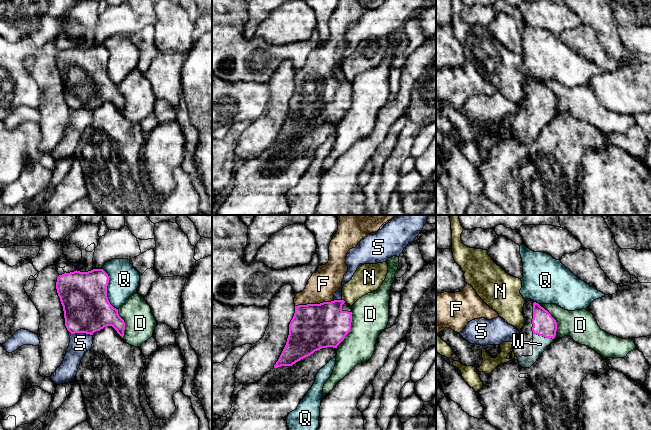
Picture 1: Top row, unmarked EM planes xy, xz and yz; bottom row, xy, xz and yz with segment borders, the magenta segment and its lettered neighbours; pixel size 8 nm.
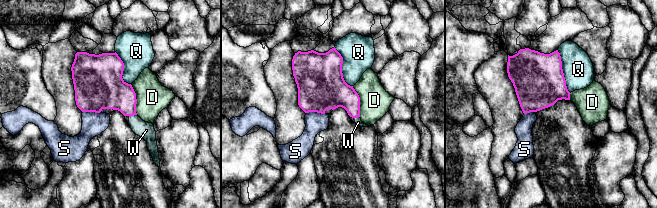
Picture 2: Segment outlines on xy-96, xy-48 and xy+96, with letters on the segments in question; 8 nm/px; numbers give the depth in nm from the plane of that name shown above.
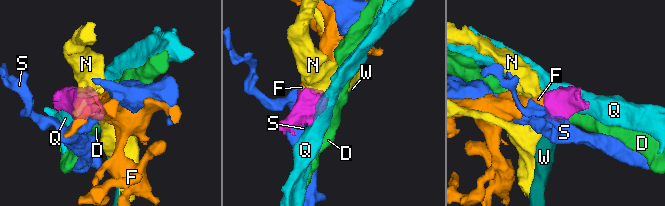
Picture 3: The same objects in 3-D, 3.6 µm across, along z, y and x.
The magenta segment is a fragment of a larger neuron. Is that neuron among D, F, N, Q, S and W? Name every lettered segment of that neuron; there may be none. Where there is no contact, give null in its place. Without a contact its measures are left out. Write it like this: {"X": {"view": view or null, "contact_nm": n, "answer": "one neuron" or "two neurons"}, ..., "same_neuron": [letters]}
{"D": {"view": "xz", "contact_nm": 320, "answer": "two neurons"}, "F": {"view": "xz", "contact_nm": 320, "answer": "one neuron"}, "N": {"view": "xz", "contact_nm": 40, "answer": "two neurons"}, "Q": {"view": "xy", "contact_nm": 360, "answer": "two neurons"}, "S": {"view": "xy", "contact_nm": 170, "answer": "two neurons"}, "W": {"view": "yz", "contact_nm": 180, "answer": "one neuron"}, "same_neuron": ["F", "W"]}

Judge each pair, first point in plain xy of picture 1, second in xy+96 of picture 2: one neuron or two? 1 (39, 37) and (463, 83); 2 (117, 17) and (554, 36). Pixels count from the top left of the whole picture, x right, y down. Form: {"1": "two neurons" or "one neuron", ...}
{"1": "one neuron", "2": "one neuron"}

